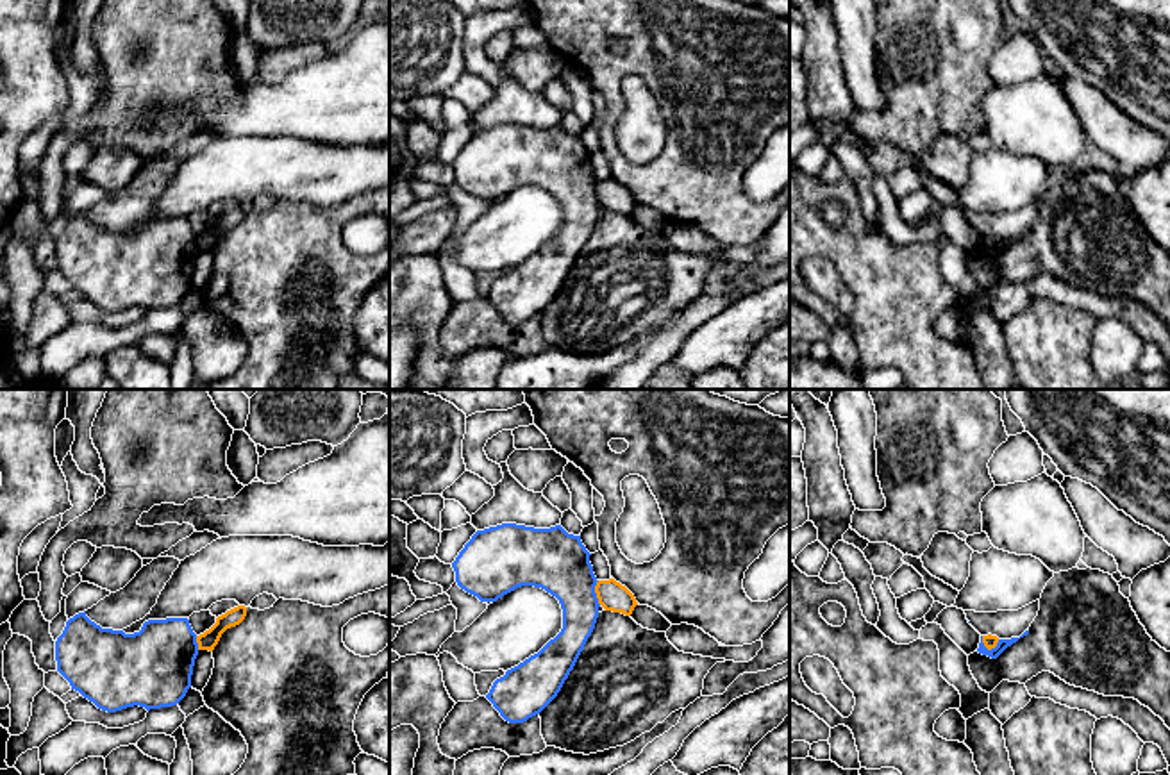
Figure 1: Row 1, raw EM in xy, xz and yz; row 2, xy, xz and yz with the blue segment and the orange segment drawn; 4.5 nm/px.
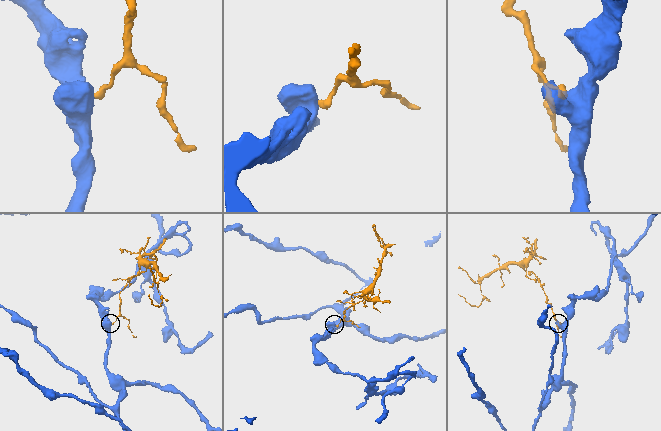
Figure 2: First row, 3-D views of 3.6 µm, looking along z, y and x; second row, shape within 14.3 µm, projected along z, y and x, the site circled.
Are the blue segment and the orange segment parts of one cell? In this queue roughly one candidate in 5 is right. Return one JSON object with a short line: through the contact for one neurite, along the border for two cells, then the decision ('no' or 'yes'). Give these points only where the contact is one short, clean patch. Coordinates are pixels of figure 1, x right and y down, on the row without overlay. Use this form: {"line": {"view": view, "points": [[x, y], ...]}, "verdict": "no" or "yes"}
{"line": {"view": "xz", "points": [[597, 181], [595, 193], [601, 204]]}, "verdict": "no"}

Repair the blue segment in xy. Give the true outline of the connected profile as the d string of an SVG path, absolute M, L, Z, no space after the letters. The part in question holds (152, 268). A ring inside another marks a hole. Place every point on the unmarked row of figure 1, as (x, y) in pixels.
M84 212L55 241L57 271L98 309L177 305L191 288L196 234L188 218L148 220L139 232L102 229Z

